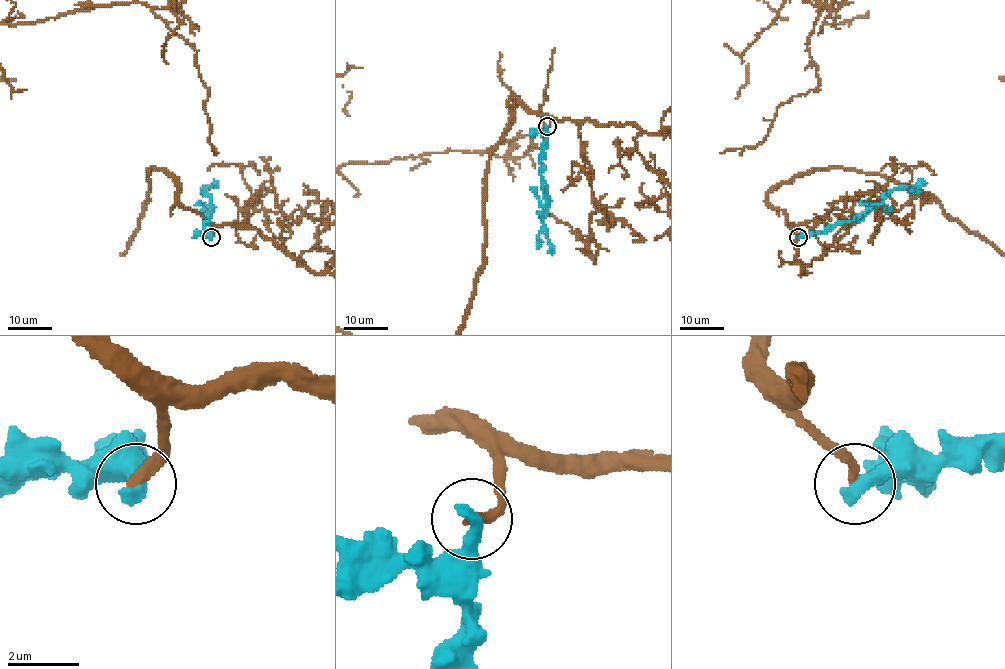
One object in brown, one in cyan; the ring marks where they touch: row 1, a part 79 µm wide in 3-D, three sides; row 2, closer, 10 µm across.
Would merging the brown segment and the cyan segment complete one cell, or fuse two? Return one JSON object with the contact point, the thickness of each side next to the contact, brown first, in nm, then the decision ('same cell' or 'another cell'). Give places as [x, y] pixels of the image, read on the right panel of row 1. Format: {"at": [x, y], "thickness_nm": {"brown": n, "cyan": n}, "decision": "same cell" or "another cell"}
{"at": [798, 237], "thickness_nm": {"brown": 300, "cyan": 480}, "decision": "another cell"}

